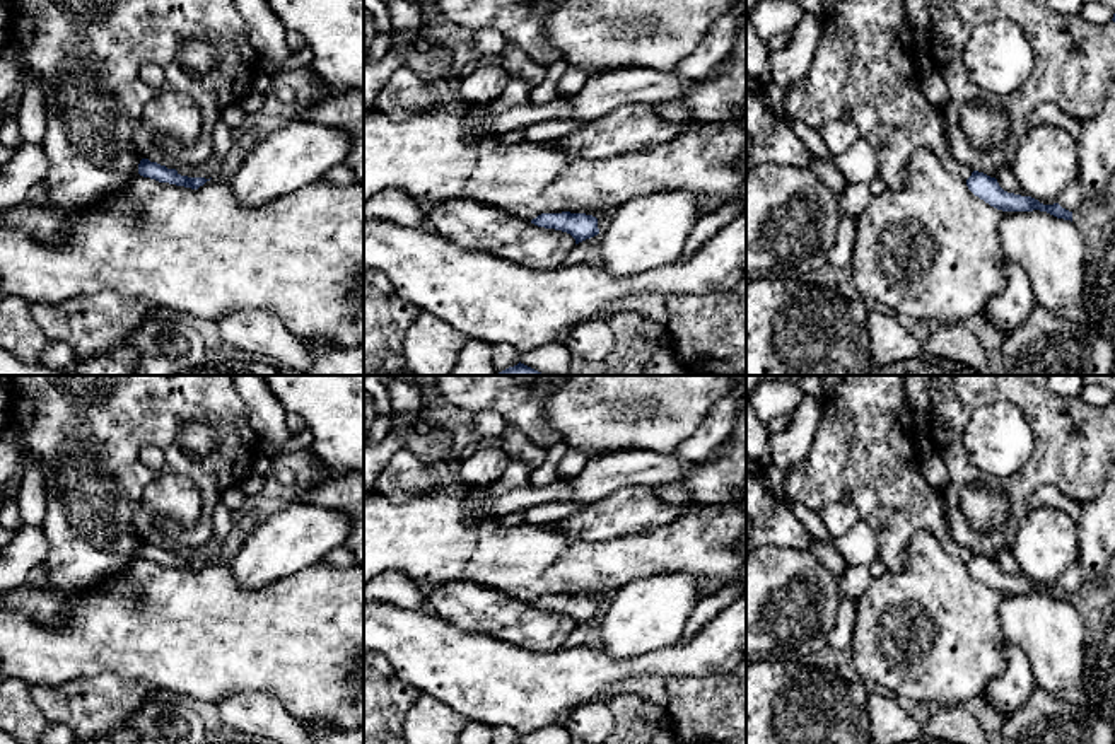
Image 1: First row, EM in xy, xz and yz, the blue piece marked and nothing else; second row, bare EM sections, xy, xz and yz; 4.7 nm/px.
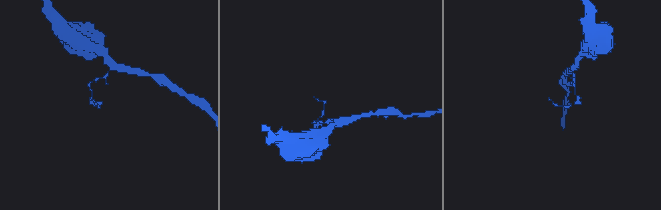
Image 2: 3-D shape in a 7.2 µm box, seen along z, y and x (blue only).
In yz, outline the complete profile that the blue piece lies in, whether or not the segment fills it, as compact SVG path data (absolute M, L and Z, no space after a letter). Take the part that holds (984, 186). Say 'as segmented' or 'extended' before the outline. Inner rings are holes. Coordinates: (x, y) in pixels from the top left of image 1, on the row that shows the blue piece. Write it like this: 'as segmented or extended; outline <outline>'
as segmented; outline M973 171L972 176L966 179L968 189L989 203L990 206L1002 210L1002 212L1047 212L1057 218L1071 220L1072 212L1062 208L1059 203L1043 205L1031 196L1021 196L1014 193L1004 191L995 177L990 177L984 172Z

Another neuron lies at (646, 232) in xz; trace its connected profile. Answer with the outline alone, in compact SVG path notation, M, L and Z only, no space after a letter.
M681 191L654 193L622 205L599 230L598 244L603 268L616 276L639 275L681 258L688 234L700 220L697 200Z

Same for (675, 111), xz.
M680 101L657 104L654 106L654 109L663 119L671 121L671 123L686 123L686 121L695 119Z

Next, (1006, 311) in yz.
M1009 261L1004 263L1006 285L1001 294L989 299L980 316L1002 336L1014 331L1036 305L1028 275Z

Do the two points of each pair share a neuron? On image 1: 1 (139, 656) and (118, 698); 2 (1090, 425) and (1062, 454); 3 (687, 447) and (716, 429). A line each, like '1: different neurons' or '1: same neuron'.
1: different neurons
2: same neuron
3: same neuron

